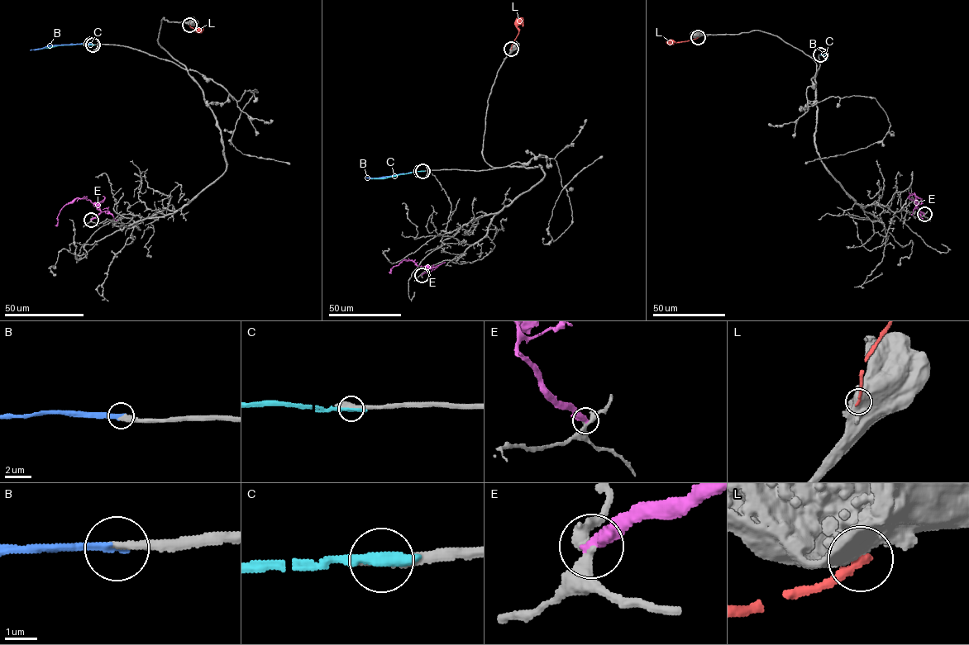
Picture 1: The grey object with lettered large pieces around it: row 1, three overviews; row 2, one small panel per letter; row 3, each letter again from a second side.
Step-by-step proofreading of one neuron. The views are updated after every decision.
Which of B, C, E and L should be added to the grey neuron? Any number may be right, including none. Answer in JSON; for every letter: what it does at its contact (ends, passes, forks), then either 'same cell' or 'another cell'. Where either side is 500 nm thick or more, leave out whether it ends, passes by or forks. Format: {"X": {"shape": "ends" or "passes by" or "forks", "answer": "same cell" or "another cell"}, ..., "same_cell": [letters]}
{"B": {"shape": "ends", "answer": "same cell"}, "C": {"shape": "ends", "answer": "another cell"}, "E": {"shape": "ends", "answer": "another cell"}, "L": {"answer": "another cell"}, "same_cell": ["B"]}

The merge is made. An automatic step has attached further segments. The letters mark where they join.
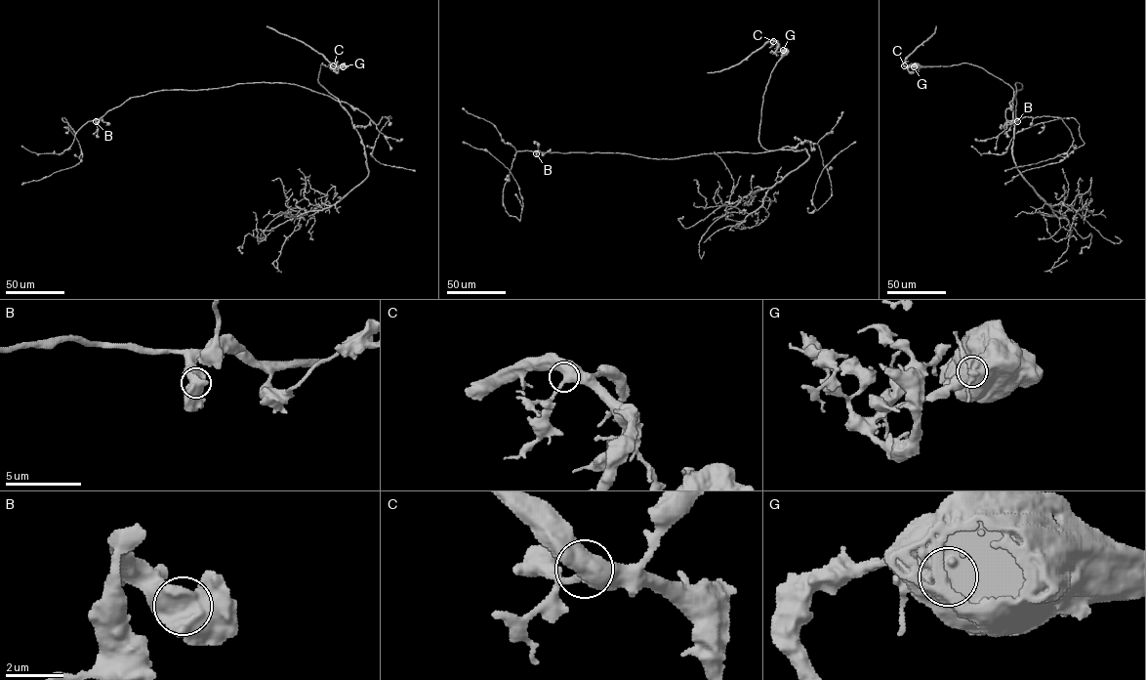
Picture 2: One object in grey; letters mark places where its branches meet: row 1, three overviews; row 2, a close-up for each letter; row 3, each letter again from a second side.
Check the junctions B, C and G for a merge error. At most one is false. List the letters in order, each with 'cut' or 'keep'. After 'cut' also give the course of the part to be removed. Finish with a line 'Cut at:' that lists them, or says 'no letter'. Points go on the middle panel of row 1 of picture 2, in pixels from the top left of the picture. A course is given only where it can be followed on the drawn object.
B: keep
C: keep
G: cut | (783, 50), (775, 52), (779, 45), (769, 40), (740, 63), (707, 72)
Cut at: G

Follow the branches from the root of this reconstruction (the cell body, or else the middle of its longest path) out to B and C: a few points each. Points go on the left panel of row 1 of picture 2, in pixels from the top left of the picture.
B: (345, 65), (320, 64), (318, 82), (338, 101), (297, 85), (281, 83), (161, 90), (129, 98), (96, 121)
C: (345, 65), (336, 72), (338, 69), (333, 65)

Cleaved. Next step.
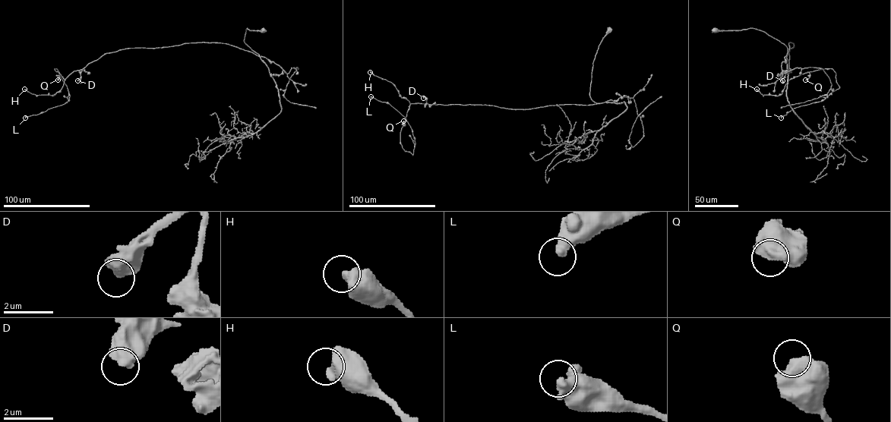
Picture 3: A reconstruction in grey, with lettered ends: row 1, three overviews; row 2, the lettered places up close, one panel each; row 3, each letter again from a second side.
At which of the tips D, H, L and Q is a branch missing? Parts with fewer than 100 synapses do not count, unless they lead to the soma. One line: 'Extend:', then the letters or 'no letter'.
Extend: no letter

